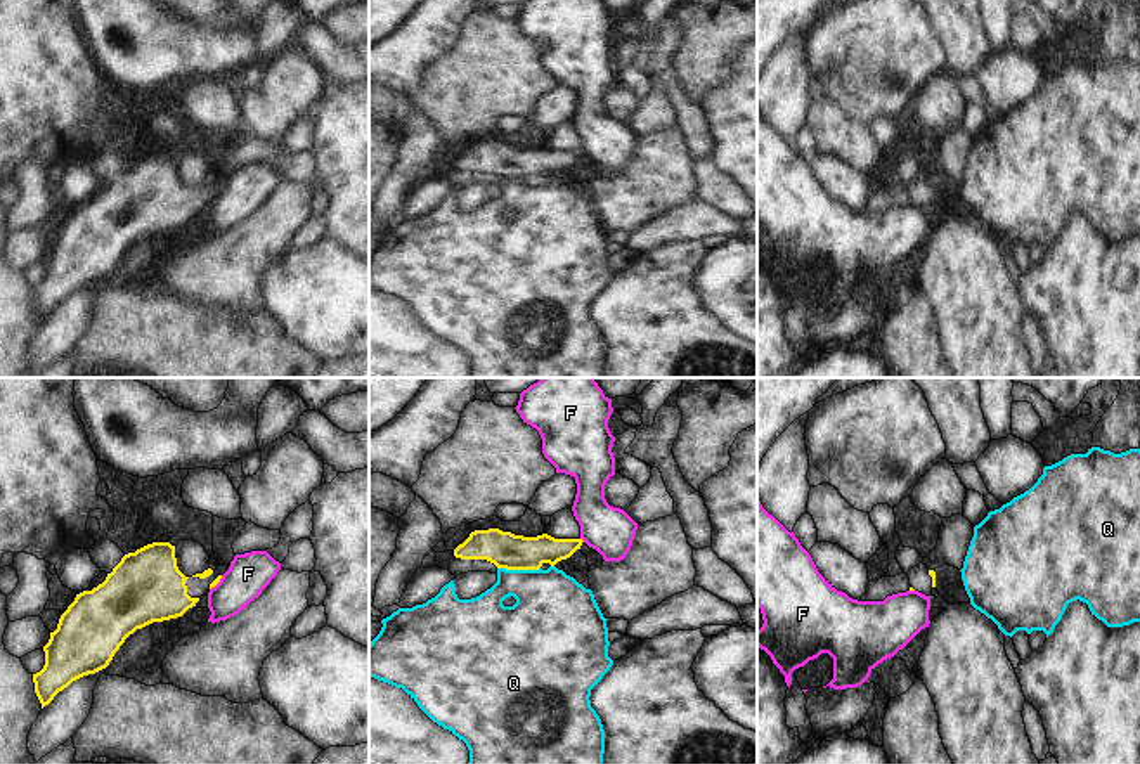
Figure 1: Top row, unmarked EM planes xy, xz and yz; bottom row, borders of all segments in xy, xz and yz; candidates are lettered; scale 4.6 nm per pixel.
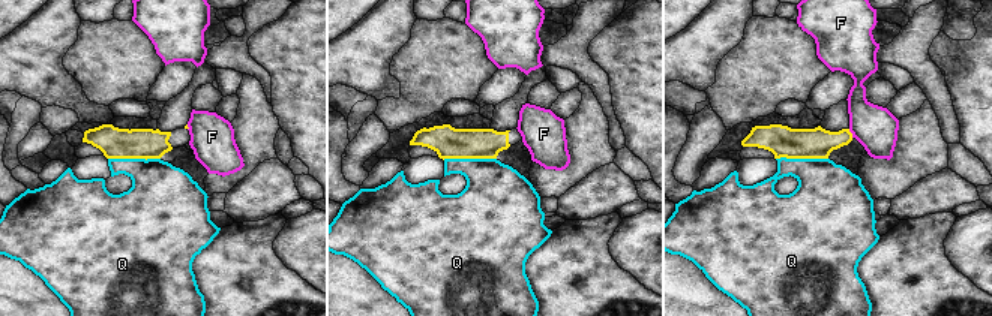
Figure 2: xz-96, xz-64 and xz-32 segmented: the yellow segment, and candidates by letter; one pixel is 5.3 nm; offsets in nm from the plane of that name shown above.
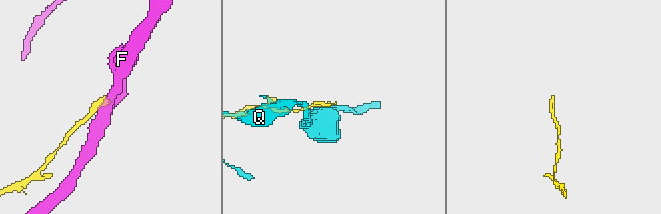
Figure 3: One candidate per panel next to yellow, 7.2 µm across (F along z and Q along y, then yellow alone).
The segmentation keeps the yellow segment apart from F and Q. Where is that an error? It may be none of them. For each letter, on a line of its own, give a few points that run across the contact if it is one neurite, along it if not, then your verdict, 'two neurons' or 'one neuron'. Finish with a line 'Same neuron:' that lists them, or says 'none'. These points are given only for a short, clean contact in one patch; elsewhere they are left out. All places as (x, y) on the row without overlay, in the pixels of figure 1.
F: xy (222, 187), (210, 201) | two neurons
Q: two neurons
Same neuron: none

